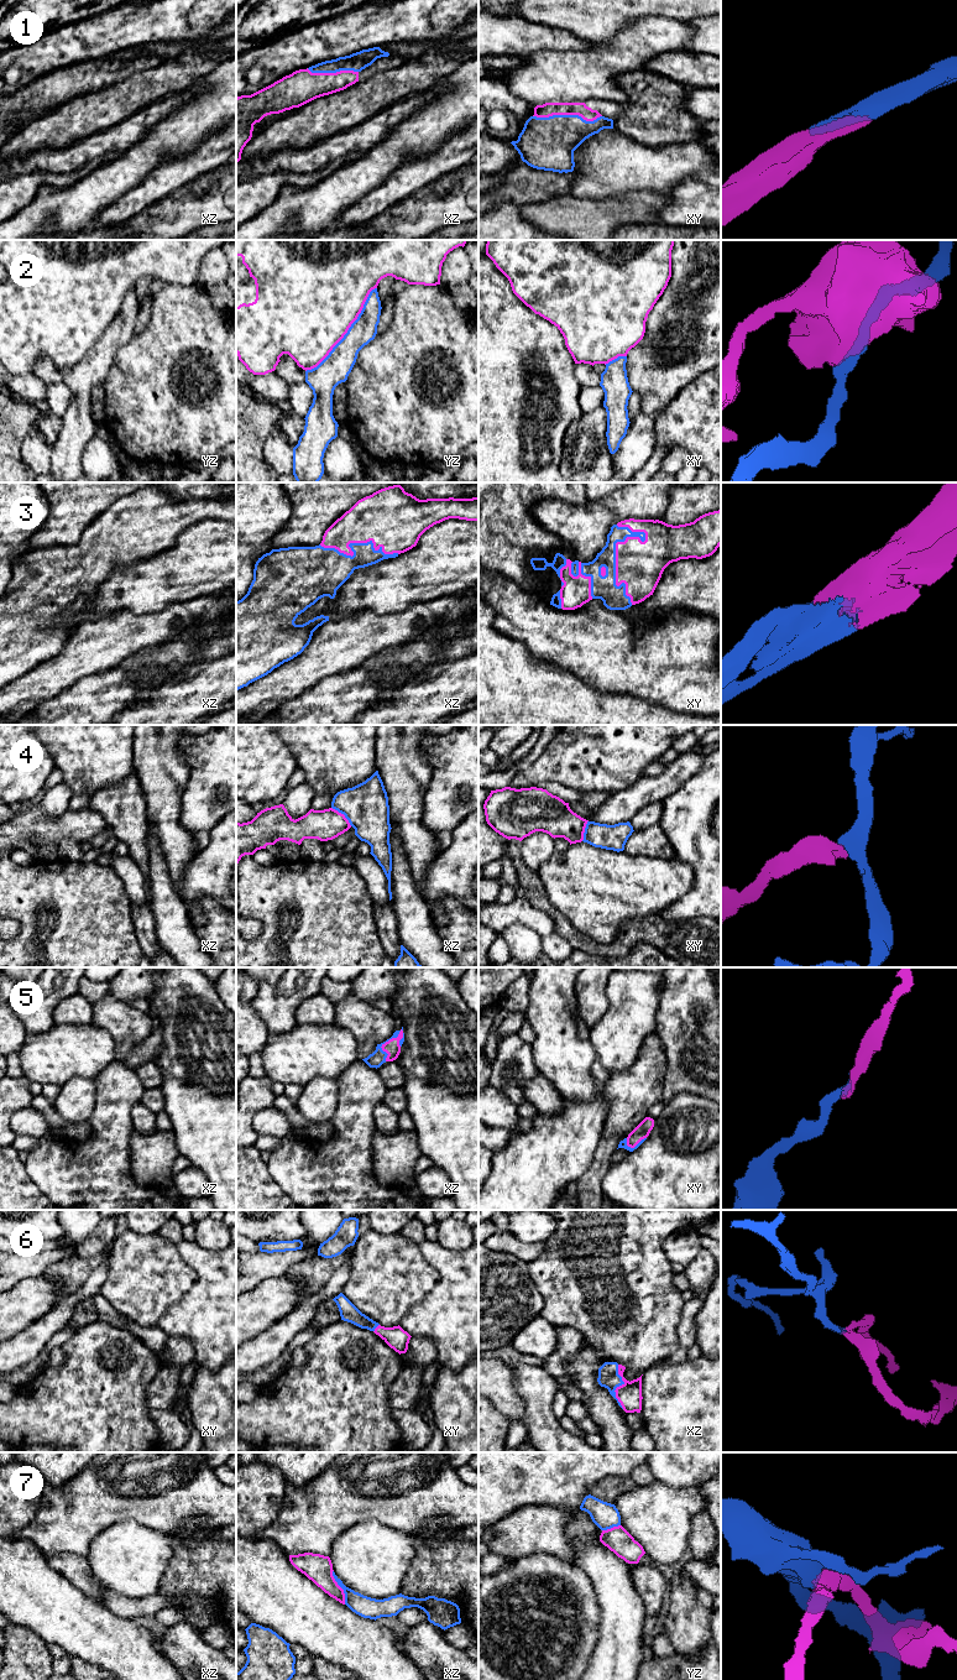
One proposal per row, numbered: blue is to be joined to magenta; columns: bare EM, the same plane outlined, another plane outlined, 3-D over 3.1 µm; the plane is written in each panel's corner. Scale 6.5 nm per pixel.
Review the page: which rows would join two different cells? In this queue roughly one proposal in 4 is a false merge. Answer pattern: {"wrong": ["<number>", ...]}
{"wrong": ["4"]}

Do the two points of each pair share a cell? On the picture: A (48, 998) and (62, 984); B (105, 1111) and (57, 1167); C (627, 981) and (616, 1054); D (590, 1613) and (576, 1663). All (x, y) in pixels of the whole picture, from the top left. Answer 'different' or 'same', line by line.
A: same
B: same
C: same
D: same

